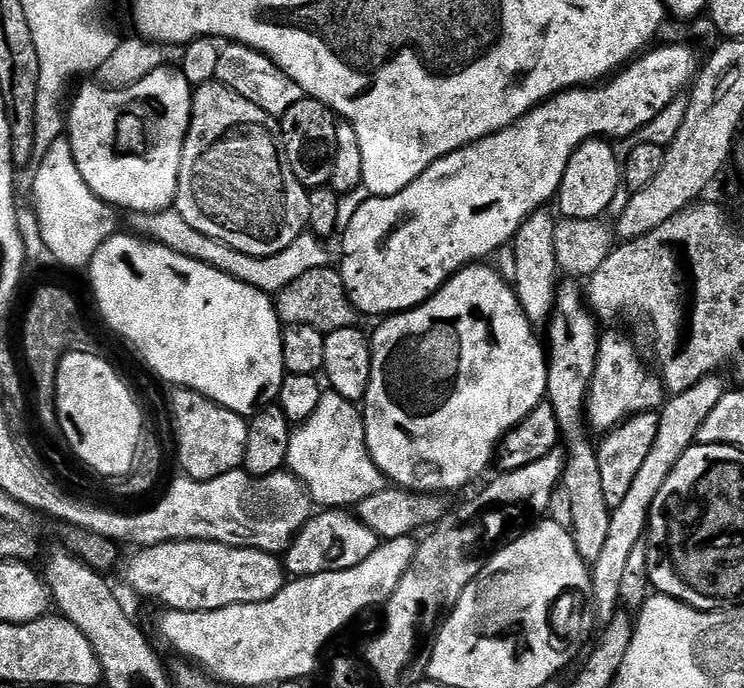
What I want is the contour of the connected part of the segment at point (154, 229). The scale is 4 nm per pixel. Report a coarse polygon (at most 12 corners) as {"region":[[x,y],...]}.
{"region":[[175,207],[137,212],[135,235],[269,294],[330,264],[305,230],[286,250],[251,256],[190,226]]}

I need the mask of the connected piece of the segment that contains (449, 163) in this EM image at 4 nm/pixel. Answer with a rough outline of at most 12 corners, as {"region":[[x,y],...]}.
{"region":[[684,44],[566,88],[361,202],[357,313],[417,308],[515,241],[593,138],[692,86]]}

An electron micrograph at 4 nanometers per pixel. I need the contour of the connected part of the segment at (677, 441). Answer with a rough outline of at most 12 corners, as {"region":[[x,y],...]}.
{"region":[[704,376],[659,413],[625,500],[648,500],[697,443],[726,385]]}

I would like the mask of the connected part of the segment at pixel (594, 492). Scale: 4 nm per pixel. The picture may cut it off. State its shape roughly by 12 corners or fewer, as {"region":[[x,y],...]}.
{"region":[[574,283],[548,324],[572,537],[595,562],[612,517],[586,409],[601,331]]}

